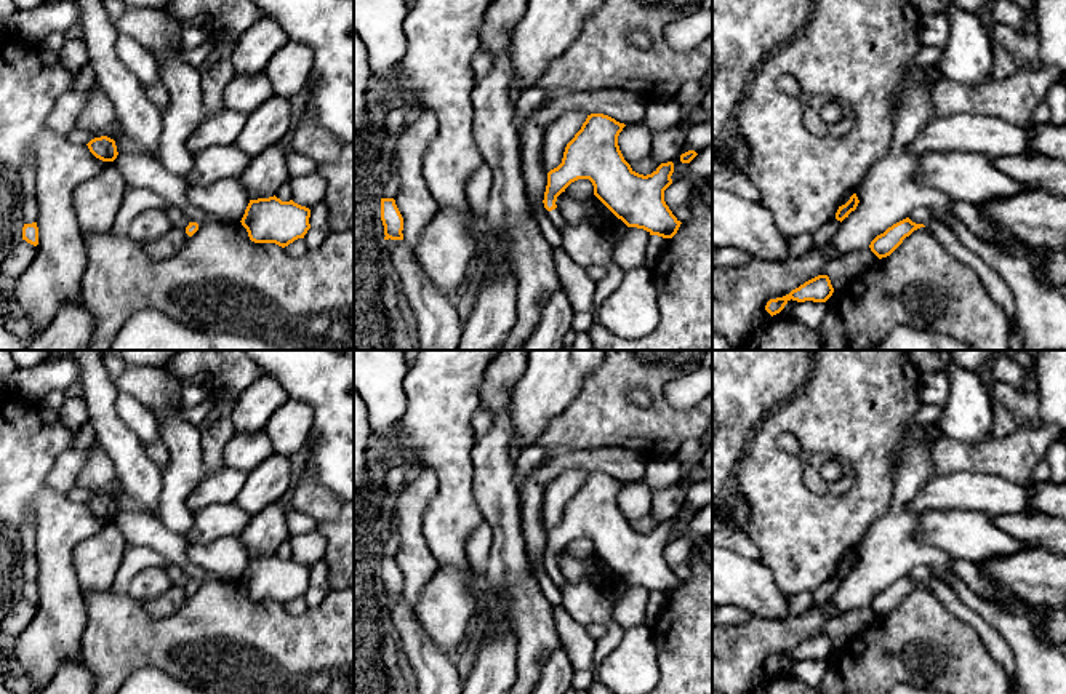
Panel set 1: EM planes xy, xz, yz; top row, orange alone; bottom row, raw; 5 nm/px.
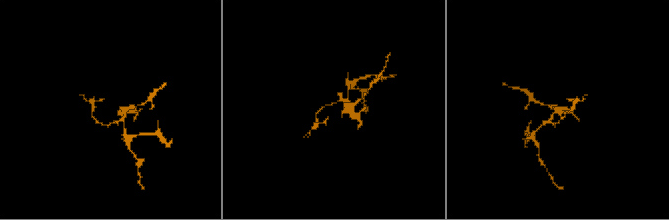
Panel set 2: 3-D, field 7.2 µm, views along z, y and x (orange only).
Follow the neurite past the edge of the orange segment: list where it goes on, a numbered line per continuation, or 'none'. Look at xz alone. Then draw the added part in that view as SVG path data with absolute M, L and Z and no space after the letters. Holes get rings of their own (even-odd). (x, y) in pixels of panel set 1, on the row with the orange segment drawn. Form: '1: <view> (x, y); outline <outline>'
1: xz (554, 215); outline M555 208L552 211L547 211L551 221L554 222L554 225L557 227L559 232L562 232L563 225L565 225L565 221L560 214L560 211Z

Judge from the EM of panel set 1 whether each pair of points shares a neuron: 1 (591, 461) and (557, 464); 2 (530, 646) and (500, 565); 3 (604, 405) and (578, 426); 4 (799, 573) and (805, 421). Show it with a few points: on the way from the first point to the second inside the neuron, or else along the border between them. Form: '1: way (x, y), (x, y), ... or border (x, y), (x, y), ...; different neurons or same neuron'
1: way (583, 461), (565, 461); same neuron
2: way (530, 626), (525, 600), (514, 586); same neuron
3: way (597, 411), (585, 424); same neuron
4: way (796, 530), (786, 520), (770, 480), (770, 443); same neuron

